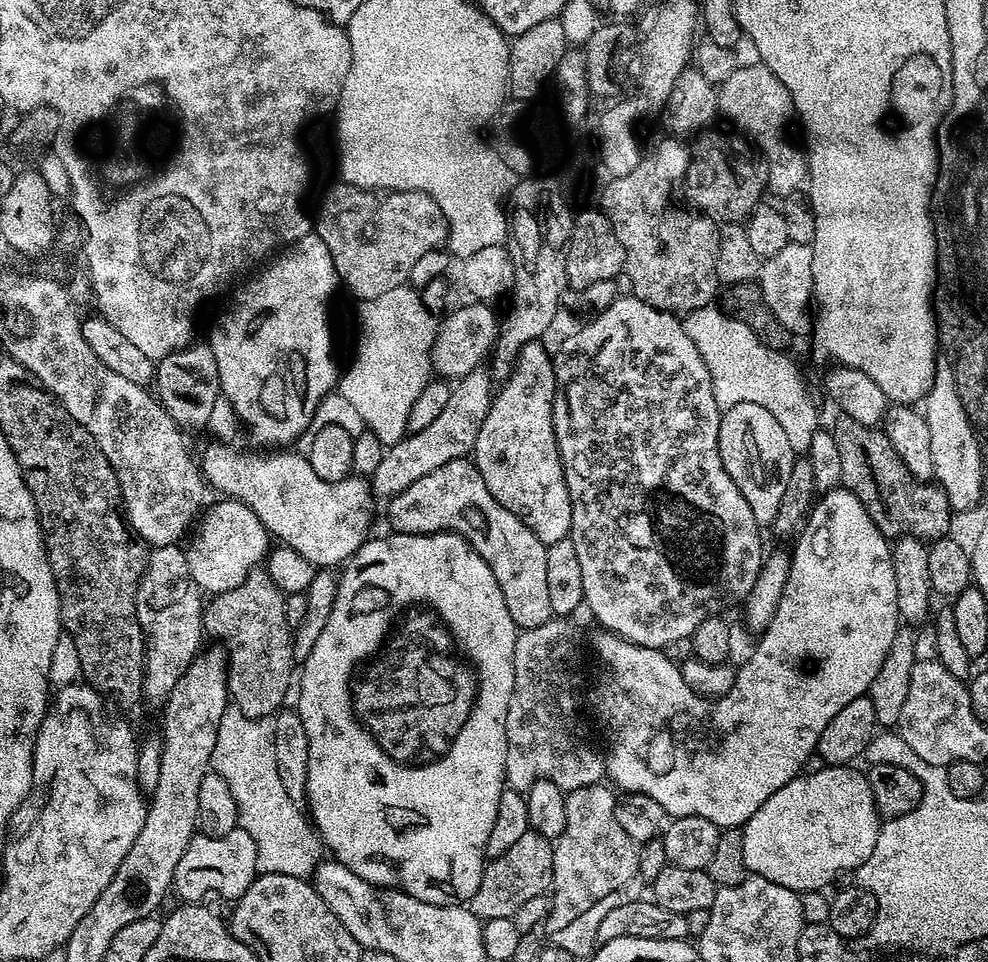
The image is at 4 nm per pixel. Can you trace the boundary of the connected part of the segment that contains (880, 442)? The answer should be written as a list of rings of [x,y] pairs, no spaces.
[[[869,430],[862,444],[887,515],[897,516],[904,523],[903,531],[917,540],[931,542],[949,535],[954,511],[945,489],[939,483],[918,479],[889,445],[883,431]]]

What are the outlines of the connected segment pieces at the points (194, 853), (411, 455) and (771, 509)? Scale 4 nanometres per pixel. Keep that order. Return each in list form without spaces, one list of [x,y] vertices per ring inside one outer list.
[[[236,826],[225,836],[212,837],[203,834],[193,835],[178,862],[173,875],[174,892],[184,902],[200,902],[207,892],[217,892],[220,896],[238,898],[256,879],[256,847],[254,838],[246,834],[243,828]]]
[[[469,371],[453,385],[446,406],[425,430],[403,437],[385,451],[378,468],[370,478],[375,497],[391,499],[424,474],[436,470],[448,461],[463,459],[473,451],[478,430],[488,412],[492,397],[490,378],[480,371]]]
[[[736,404],[730,411],[721,411],[718,450],[726,474],[734,478],[734,486],[738,486],[738,490],[742,490],[742,498],[750,502],[756,523],[771,525],[778,514],[786,482],[790,482],[794,463],[790,438],[786,438],[786,430],[778,426],[778,418],[753,404]]]

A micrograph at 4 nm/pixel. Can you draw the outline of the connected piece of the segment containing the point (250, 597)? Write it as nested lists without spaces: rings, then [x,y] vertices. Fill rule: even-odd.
[[[253,570],[240,586],[213,595],[212,605],[203,609],[203,631],[224,640],[231,703],[256,719],[271,717],[285,707],[288,687],[294,684],[294,630],[286,622],[284,597],[267,571]]]

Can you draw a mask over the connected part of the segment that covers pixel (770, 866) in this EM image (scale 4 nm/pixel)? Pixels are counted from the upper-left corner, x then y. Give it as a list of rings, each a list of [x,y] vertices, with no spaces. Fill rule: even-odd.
[[[820,766],[817,772],[812,772],[809,776],[807,774],[801,774],[796,779],[790,781],[789,784],[783,784],[773,796],[766,798],[766,802],[762,802],[762,806],[758,806],[758,810],[742,828],[744,834],[742,850],[746,854],[746,866],[748,867],[749,873],[766,878],[770,882],[778,882],[778,886],[786,886],[792,892],[799,894],[801,892],[815,892],[817,890],[827,889],[827,884],[831,885],[835,881],[838,873],[852,872],[860,867],[860,863],[874,850],[876,836],[880,832],[881,821],[876,815],[874,798],[868,785],[867,775],[863,771],[855,772],[853,768],[852,766]]]

